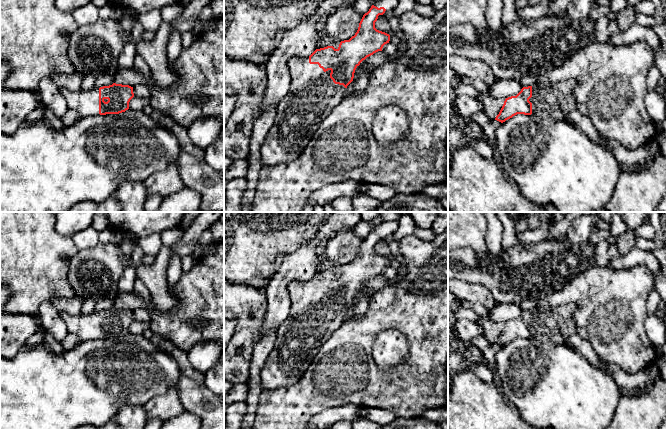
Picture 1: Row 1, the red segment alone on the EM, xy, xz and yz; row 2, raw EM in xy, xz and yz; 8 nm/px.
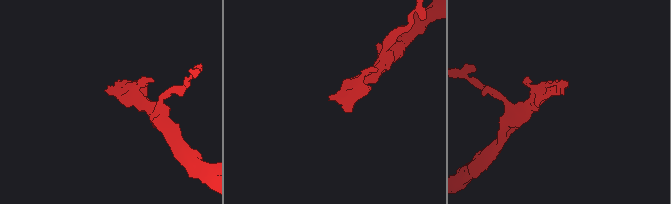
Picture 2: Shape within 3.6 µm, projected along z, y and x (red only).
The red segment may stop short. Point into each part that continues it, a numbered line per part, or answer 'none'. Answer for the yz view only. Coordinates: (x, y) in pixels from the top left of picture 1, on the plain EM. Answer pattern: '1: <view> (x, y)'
1: yz (553, 324)

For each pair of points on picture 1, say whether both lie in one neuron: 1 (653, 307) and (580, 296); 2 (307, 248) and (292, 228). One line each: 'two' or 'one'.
1: two
2: two

